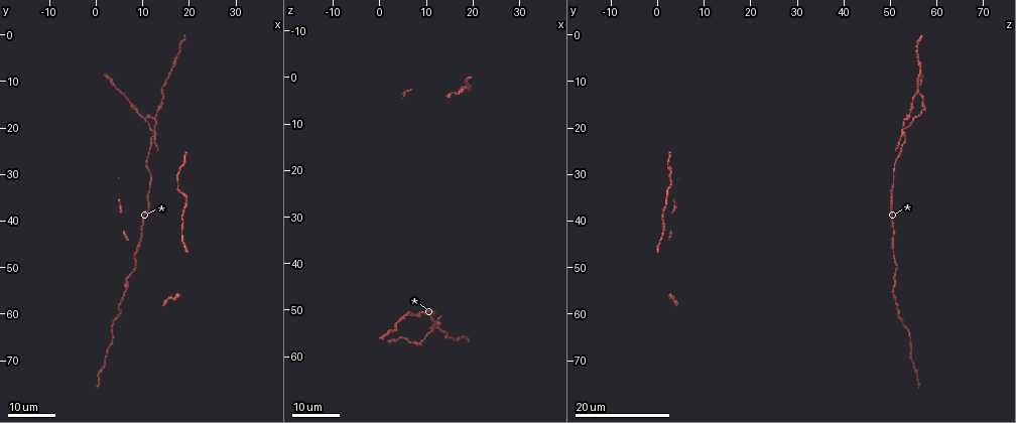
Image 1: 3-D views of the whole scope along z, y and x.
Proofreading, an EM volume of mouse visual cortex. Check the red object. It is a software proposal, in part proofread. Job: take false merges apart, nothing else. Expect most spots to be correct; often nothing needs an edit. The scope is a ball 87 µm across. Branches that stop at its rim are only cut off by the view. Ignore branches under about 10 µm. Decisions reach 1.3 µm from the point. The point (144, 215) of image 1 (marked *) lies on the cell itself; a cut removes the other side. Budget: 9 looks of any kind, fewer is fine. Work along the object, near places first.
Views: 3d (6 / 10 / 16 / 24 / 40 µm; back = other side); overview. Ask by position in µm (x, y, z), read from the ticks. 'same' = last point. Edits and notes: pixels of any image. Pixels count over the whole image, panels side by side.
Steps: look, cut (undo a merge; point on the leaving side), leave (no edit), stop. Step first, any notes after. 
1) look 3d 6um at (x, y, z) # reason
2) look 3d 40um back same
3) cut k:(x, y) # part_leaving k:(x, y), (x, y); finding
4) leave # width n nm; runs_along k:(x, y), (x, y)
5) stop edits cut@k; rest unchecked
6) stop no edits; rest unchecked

look 3d 16um at (6.5, 55.0, 50.5)

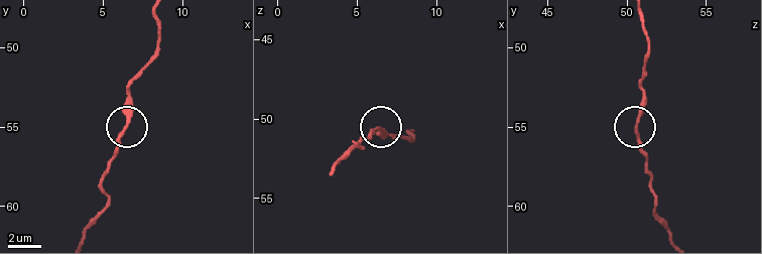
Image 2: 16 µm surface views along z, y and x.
look 3d 10um at (6.3, 55.2, 50.8)

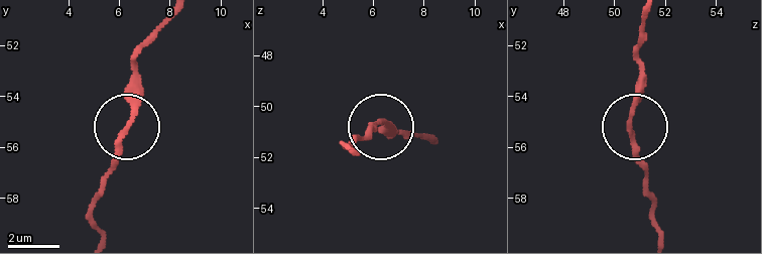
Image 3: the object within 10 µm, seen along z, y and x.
look 3d 6um at (6.3, 55.2, 50.7) # closer look

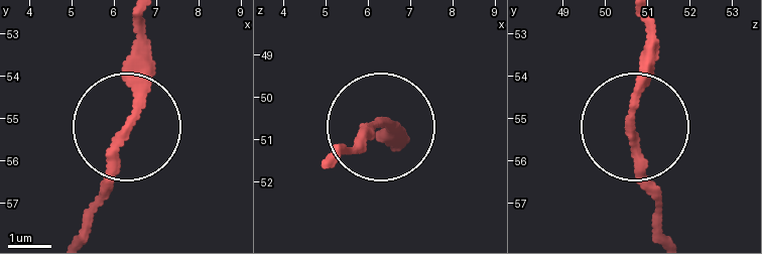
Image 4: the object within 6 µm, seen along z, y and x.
leave # side_arm 26 um; runs_along 4:(141, 17), (141, 82), (88, 234); one cell here

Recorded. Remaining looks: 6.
look 3d 16um at (5.0, 59.5, 52.0) # thick turns thin

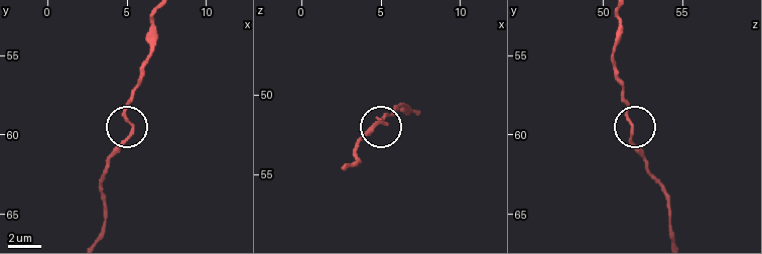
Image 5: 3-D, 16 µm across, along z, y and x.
look 3d 10um at (5.3, 60.0, 51.7)

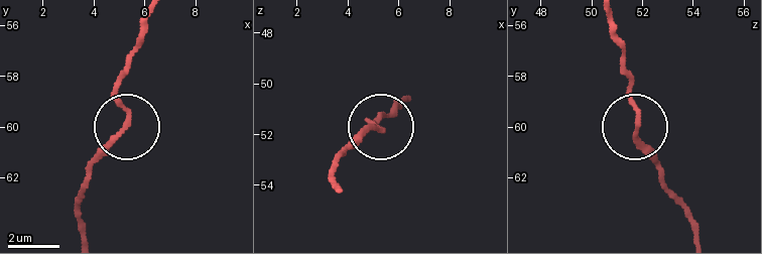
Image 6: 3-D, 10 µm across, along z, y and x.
leave # width 180 nm; runs_along 6:(150, 17), (116, 95), (126, 127), (85, 177); one cell here

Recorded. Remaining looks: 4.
look 3d 16um at (12.5, 20.5, 53.0) # three arms meet

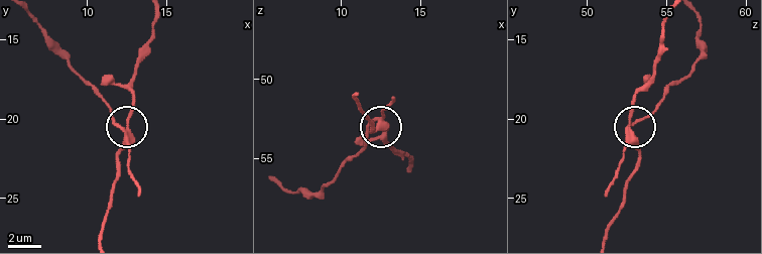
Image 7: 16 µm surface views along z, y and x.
look 3d 10um at (12.5, 20.6, 52.5)

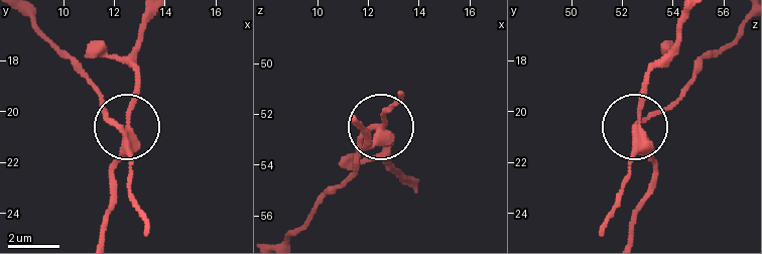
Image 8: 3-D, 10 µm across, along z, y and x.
cut 8:(129, 180) # side_arm 19 um; part_leaving 8:(128, 137), (76, 61), (34, 16); a second cell is stuck on

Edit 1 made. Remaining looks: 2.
stop edits cut@8; rest unchecked

